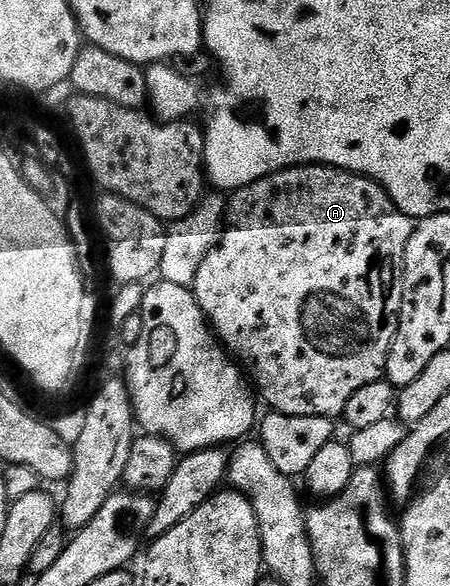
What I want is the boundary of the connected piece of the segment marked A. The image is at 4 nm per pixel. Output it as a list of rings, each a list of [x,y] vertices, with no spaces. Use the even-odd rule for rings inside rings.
[[[304,165],[286,167],[284,171],[267,175],[247,187],[240,187],[226,200],[225,223],[225,230],[219,236],[219,244],[207,254],[205,261],[201,261],[201,269],[197,269],[193,288],[199,308],[203,310],[218,342],[234,356],[238,366],[249,376],[258,398],[262,402],[264,399],[270,410],[293,417],[325,417],[334,420],[342,416],[349,397],[353,397],[353,393],[357,393],[357,389],[364,385],[384,378],[387,370],[389,349],[399,328],[399,306],[403,300],[403,254],[413,230],[412,219],[408,215],[402,215],[397,205],[387,196],[387,192],[372,179],[352,175],[350,171],[340,171],[337,167]]]

